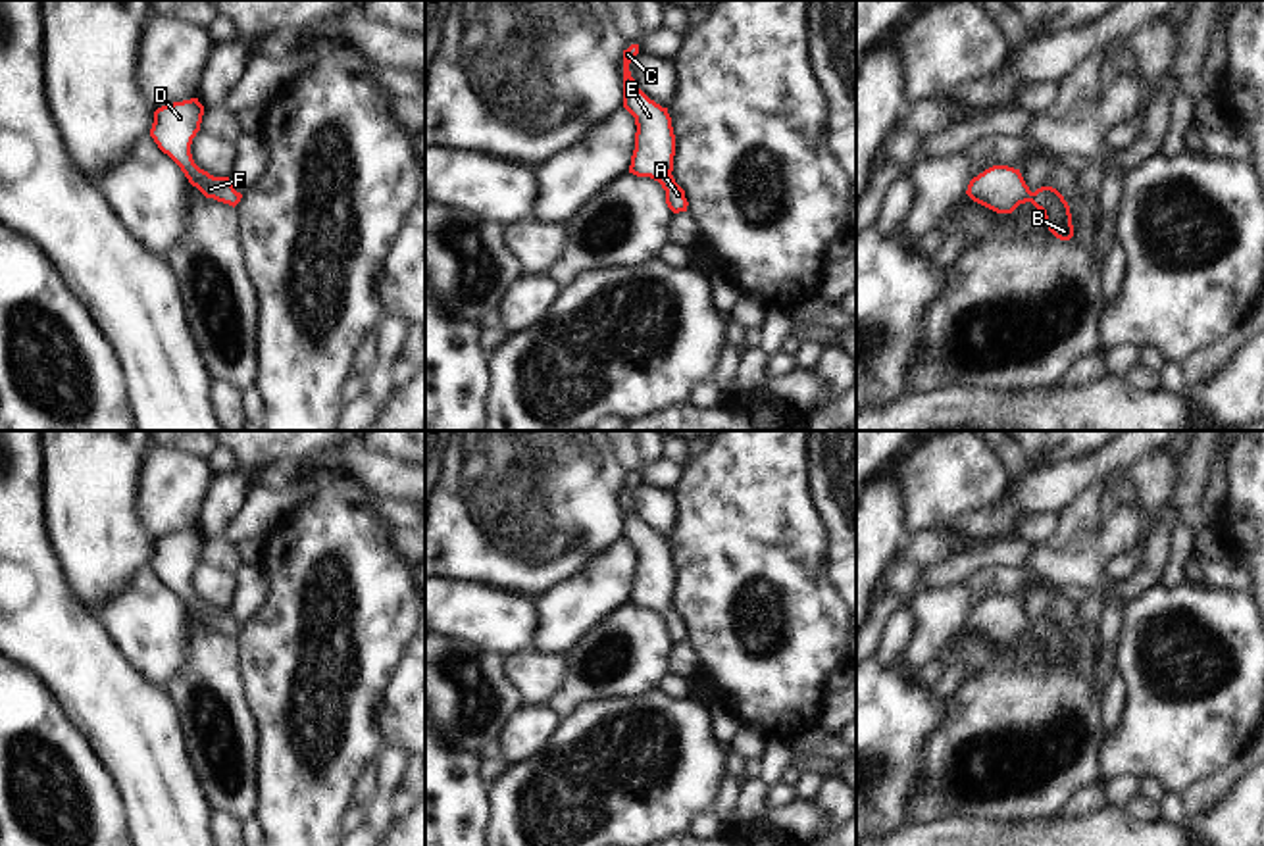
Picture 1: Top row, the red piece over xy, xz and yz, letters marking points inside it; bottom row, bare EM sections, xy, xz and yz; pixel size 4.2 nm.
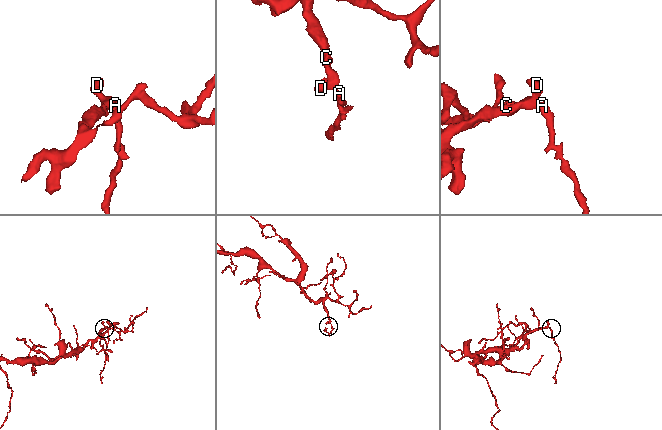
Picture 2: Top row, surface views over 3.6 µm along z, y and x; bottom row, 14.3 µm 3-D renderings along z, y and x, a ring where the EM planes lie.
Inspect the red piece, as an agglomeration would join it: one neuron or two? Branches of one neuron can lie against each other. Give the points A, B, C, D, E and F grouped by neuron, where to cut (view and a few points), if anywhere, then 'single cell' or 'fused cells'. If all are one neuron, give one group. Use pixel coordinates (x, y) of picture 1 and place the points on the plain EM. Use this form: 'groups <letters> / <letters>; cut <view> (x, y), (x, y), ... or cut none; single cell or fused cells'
groups A B C D E F; cut none; single cell

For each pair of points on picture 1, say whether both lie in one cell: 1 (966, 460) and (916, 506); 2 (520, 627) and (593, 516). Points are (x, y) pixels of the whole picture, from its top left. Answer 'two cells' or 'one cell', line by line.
1: one cell
2: two cells

